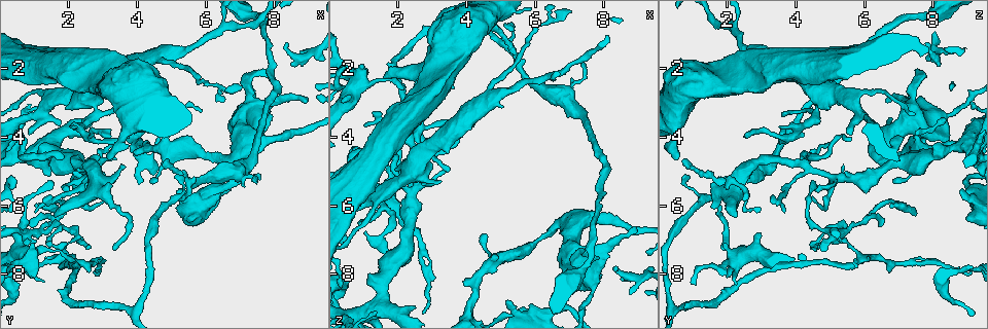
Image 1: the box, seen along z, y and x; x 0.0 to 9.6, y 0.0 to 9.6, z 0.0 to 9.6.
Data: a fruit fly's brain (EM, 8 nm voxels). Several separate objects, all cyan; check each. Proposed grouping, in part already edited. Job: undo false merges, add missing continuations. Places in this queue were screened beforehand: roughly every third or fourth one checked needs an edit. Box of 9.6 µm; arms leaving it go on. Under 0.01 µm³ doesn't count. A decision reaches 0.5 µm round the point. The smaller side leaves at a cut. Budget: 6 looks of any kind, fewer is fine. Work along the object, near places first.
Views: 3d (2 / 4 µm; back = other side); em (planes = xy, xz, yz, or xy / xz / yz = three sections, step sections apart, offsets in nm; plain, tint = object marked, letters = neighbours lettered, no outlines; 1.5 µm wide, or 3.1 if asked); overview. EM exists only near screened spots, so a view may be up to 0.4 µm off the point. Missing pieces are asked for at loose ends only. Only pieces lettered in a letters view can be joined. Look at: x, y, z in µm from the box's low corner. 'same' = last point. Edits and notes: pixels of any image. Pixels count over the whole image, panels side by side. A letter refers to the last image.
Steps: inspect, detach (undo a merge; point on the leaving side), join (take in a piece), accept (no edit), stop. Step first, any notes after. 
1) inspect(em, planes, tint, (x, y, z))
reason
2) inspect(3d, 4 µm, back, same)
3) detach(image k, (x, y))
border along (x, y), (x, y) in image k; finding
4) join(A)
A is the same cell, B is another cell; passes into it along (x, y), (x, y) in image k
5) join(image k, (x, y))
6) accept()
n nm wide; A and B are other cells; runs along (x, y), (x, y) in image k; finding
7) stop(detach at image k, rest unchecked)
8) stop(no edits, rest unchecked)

inspect(3d, 2 µm, (1.90, 4.65, 4.20))
branch stops here

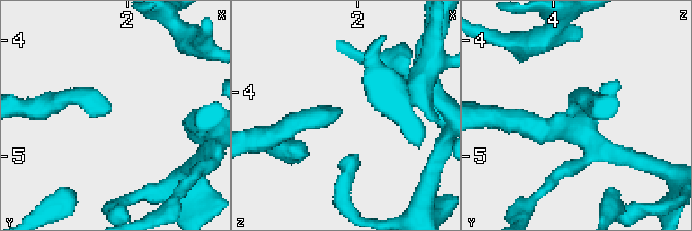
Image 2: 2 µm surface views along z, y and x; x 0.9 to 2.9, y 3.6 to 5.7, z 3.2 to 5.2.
inspect(em, planes, tint, (1.84, 4.62, 4.16))

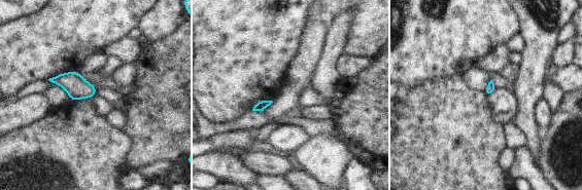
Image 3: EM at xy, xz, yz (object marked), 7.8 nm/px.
inspect(em, planes, letters, same)

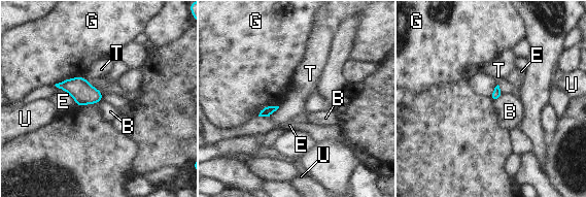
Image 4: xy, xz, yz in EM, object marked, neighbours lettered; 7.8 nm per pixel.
accept()
B, E, G, T and U are other cells; border along (503, 94), (494, 102) in image 4; no lettered piece goes on from it

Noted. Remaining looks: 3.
inspect(3d, 2 µm, (2.70, 4.90, 2.65))
sudden change in width

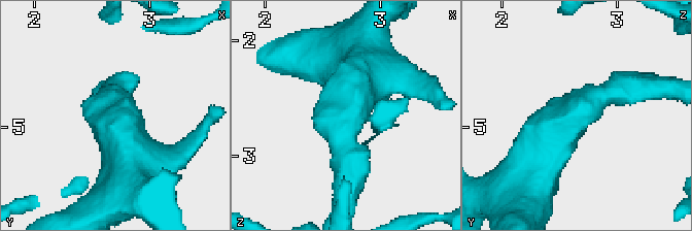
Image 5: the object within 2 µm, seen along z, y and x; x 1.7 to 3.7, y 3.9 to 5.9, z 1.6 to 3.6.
inspect(em, yz, step 8, tint, (2.66, 4.88, 2.68))

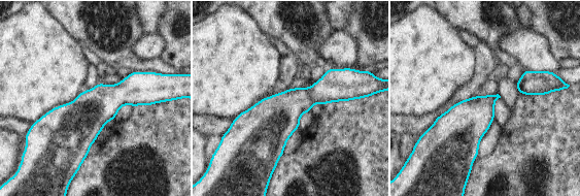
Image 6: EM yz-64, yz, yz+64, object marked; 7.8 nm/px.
inspect(em, planes, letters, same)
cut it another way

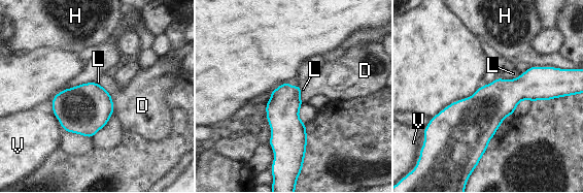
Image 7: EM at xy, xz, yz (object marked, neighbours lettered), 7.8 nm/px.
accept()
D touches over 200 nm; D, H, L and V are other cells; border along (53, 111), (63, 129) in image 7; continuous, no second neuron

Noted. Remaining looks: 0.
stop(no edits, rest unchecked)

